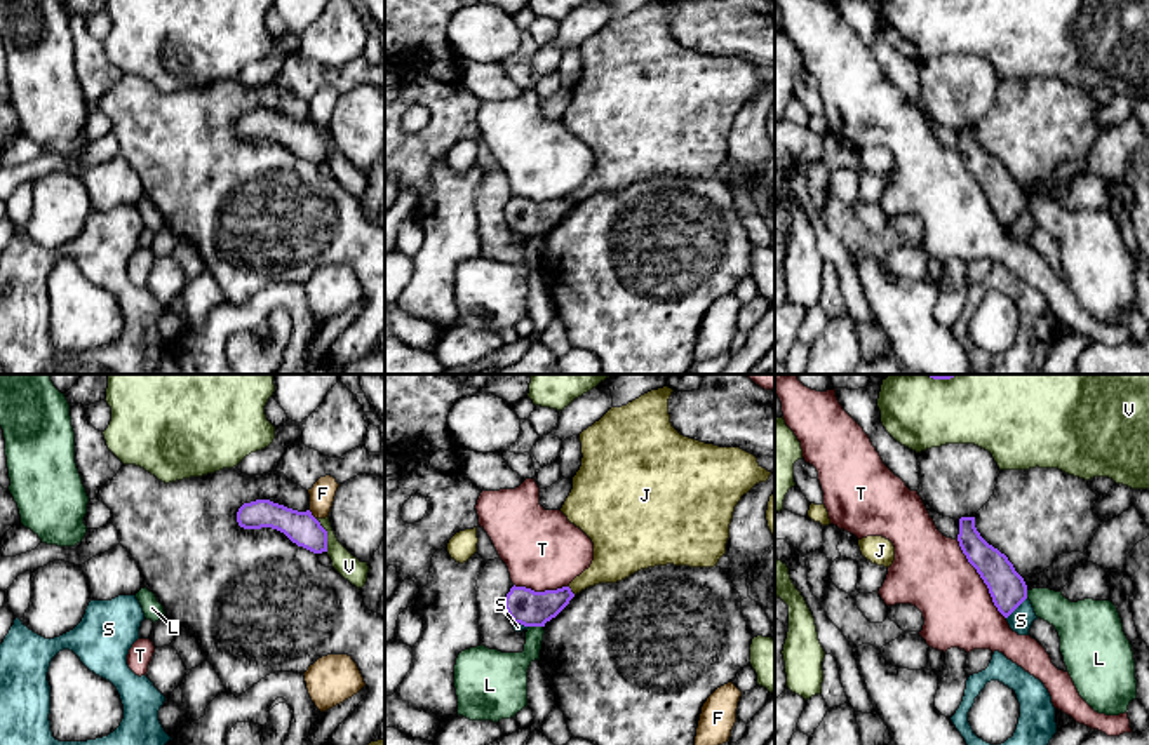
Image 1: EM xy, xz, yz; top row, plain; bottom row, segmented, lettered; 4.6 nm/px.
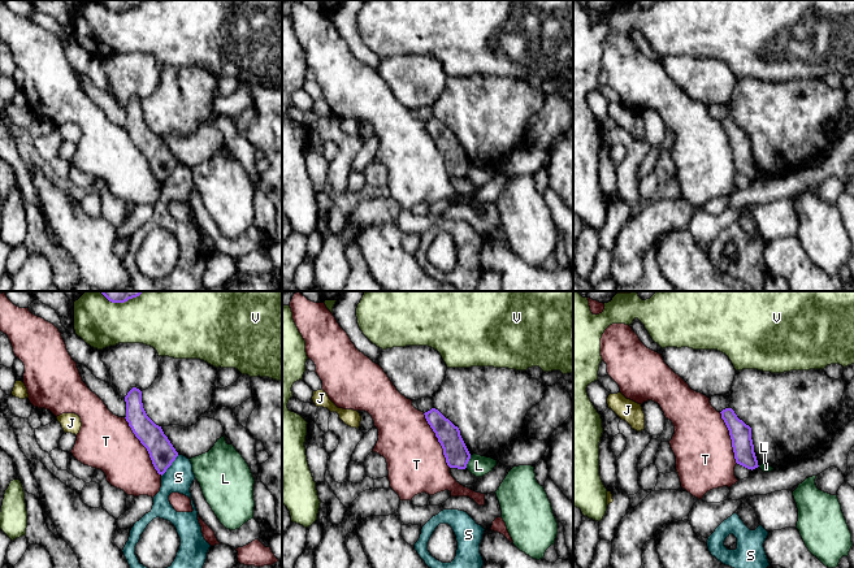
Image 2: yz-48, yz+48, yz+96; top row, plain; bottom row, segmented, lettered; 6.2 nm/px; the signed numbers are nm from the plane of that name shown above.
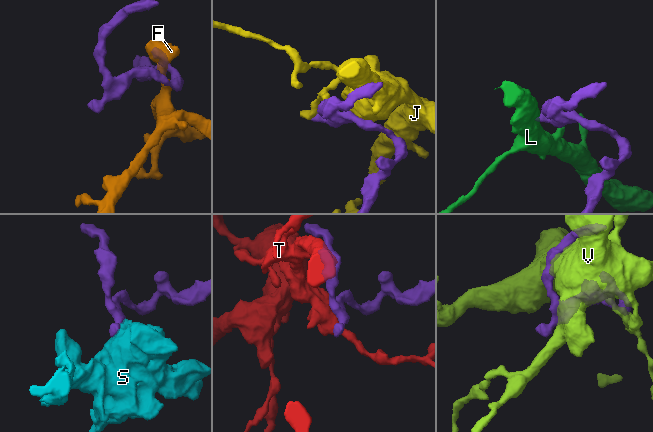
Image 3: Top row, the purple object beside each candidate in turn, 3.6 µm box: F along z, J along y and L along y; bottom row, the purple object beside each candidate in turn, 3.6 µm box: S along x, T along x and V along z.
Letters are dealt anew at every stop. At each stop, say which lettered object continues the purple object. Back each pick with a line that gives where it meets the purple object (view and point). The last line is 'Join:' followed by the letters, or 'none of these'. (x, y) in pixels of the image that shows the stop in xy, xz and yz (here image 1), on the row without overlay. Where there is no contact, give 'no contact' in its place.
Join: none of these

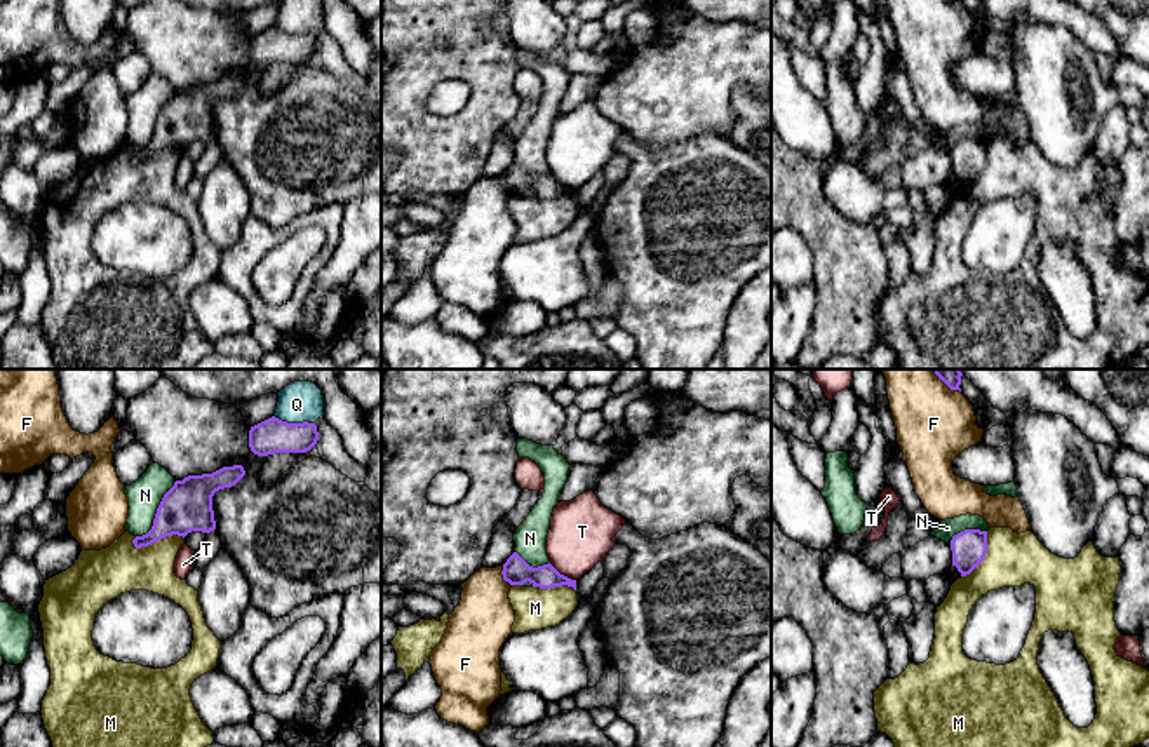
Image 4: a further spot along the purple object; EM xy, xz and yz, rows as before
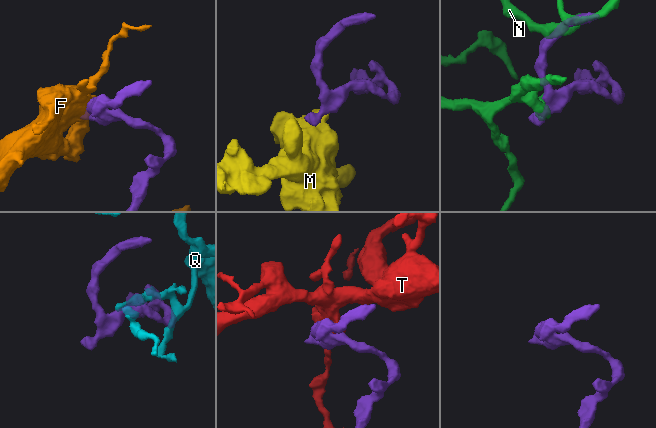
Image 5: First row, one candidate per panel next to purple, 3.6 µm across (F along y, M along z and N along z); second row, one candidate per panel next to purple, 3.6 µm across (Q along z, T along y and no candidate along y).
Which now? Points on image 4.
Join: none of these

